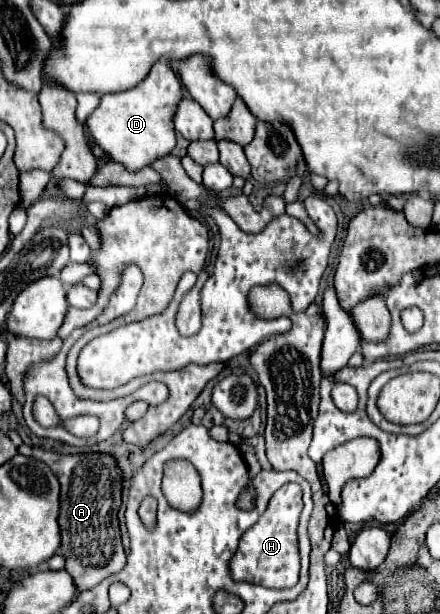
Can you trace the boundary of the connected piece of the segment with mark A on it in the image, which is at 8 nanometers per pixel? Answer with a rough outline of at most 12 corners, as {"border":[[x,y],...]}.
{"border":[[25,443],[61,483],[59,553],[77,591],[125,567],[121,471]]}

